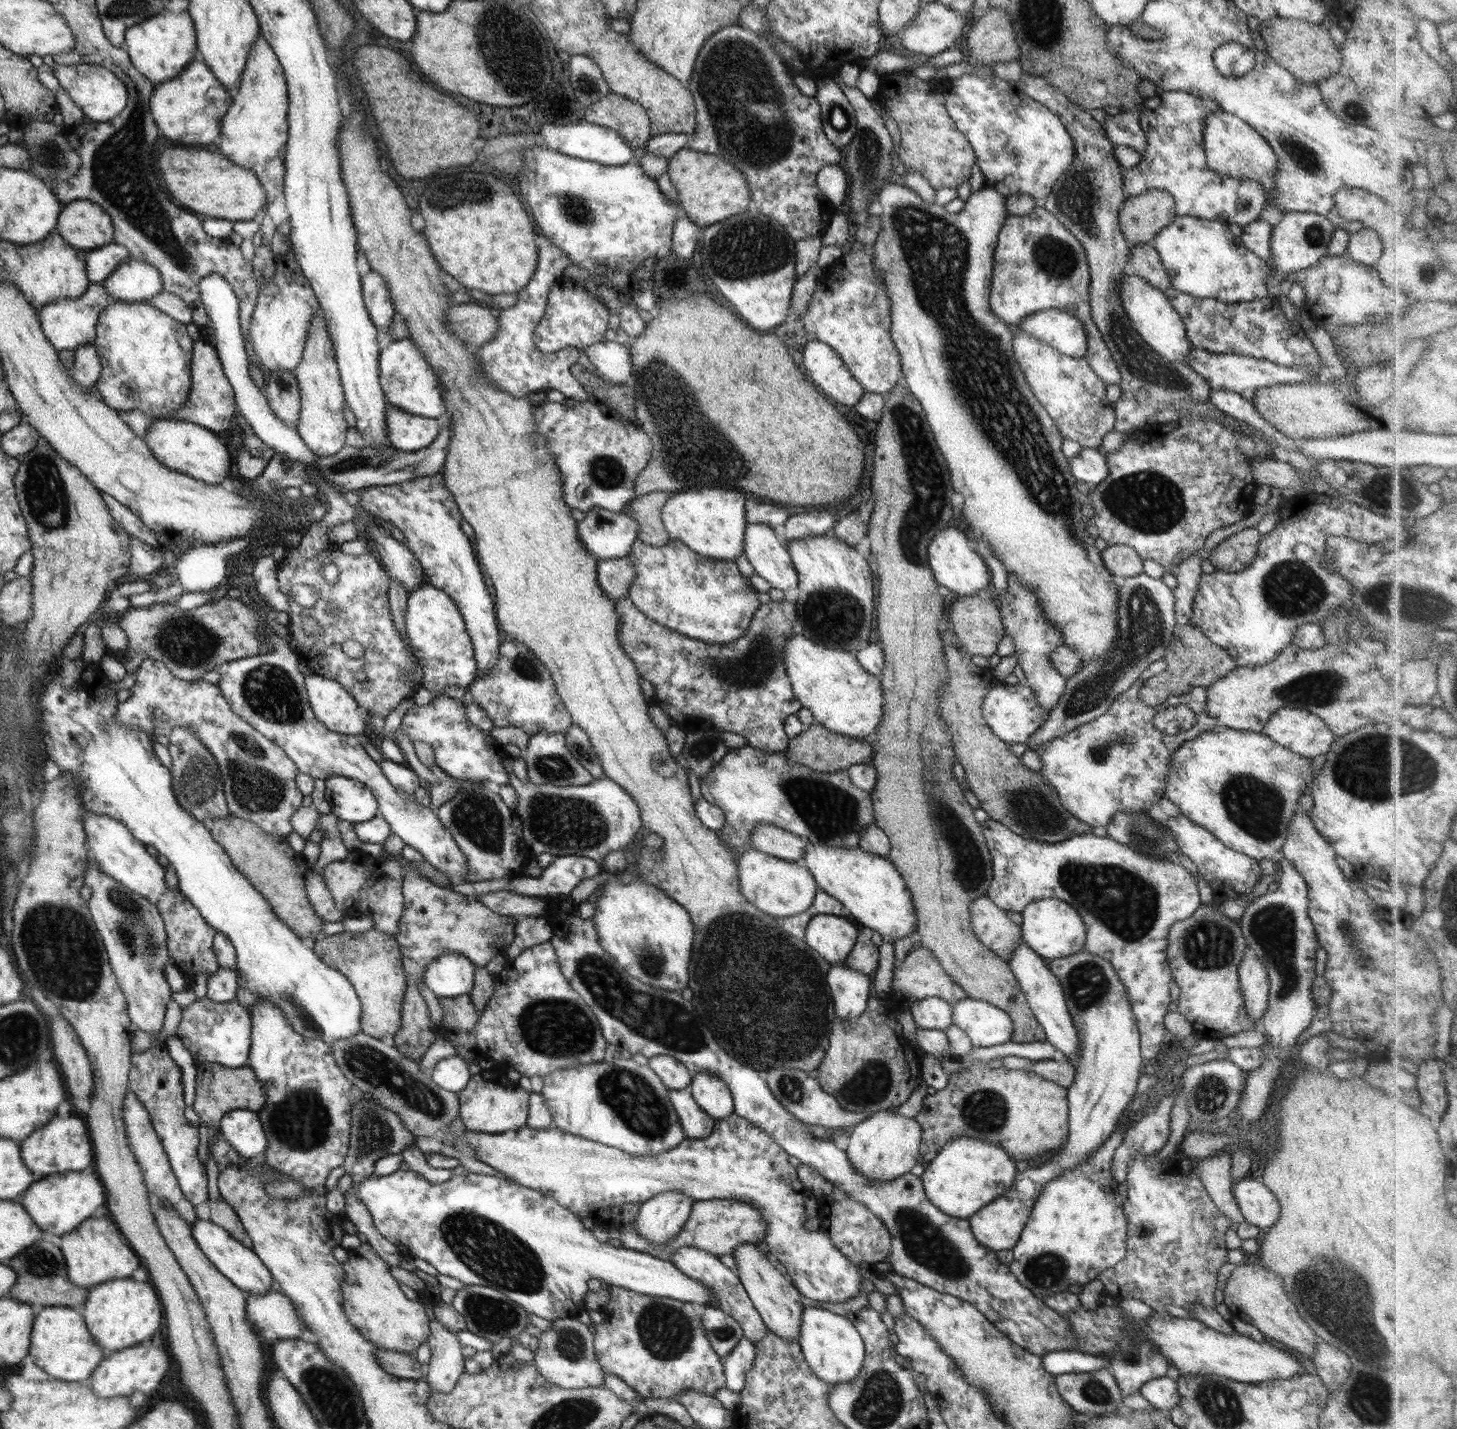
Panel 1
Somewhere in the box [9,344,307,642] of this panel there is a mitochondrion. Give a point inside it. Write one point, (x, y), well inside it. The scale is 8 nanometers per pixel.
(44, 488)

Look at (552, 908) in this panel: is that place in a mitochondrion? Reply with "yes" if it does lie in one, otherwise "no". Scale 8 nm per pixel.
no

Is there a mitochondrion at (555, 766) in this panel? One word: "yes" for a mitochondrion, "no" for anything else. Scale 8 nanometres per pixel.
yes

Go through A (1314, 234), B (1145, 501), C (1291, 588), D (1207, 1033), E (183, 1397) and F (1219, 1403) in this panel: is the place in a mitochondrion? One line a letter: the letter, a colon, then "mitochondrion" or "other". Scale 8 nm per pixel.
A: mitochondrion
B: mitochondrion
C: mitochondrion
D: other
E: other
F: mitochondrion

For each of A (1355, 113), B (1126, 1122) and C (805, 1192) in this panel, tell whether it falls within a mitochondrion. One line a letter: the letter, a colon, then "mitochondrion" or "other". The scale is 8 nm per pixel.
A: mitochondrion
B: other
C: other

